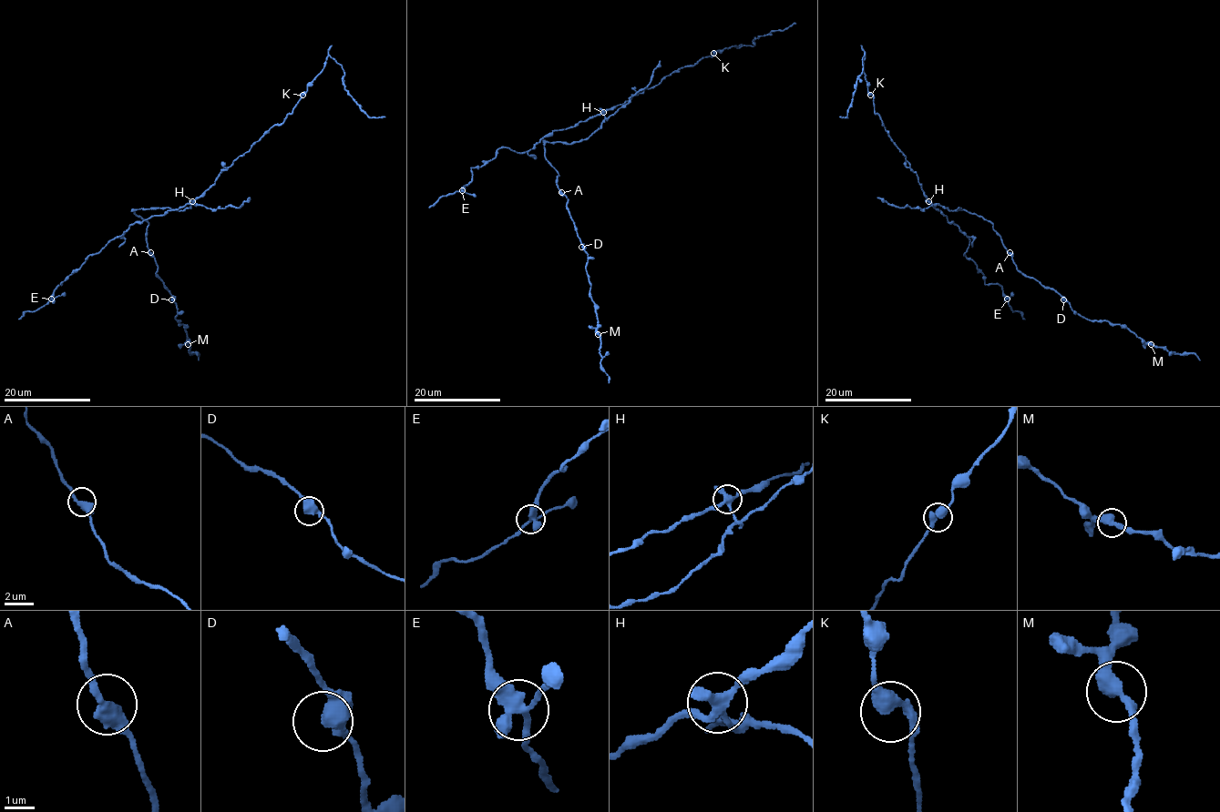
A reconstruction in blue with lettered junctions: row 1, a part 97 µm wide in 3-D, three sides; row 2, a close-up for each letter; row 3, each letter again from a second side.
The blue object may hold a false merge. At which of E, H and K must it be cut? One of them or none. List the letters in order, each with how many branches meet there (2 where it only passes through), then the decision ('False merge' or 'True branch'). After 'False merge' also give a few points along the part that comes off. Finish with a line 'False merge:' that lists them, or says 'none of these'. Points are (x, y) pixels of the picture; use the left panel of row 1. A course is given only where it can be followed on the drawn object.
E: Branches: 3. True branch
H: Branches: 3. False merge. Course of the part to remove: (192, 202), (178, 210), (133, 212), (148, 223), (156, 274), (198, 360)
K: Branches: 2. True branch
False merge: H

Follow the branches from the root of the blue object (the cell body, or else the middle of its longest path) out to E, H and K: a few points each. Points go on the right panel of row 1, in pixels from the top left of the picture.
E: (958, 208), (948, 210), (930, 204), (968, 238), (964, 255), (977, 266), (984, 283), (998, 284), (1007, 299)
H: (958, 208), (948, 210), (928, 202)
K: (958, 208), (948, 210), (926, 198), (918, 177), (875, 112), (870, 95)

